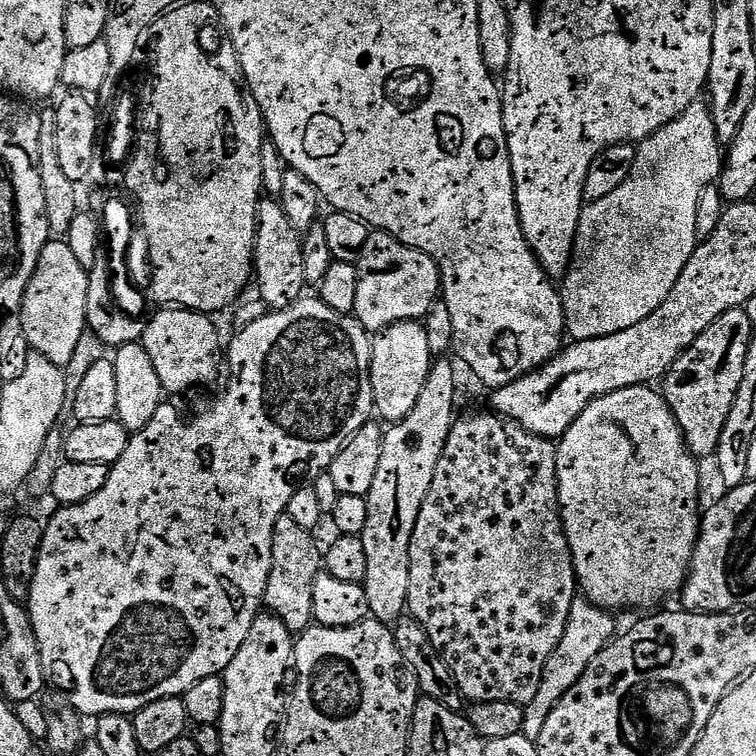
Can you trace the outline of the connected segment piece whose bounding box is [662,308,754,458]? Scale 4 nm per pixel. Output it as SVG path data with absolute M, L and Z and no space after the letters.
M744 308L726 310L715 320L698 339L673 362L667 375L663 377L662 395L670 406L674 418L684 435L686 446L697 458L715 457L718 438L722 438L722 426L726 426L726 417L730 415L730 406L738 398L738 386L742 386L742 370L746 370L746 350L754 338L752 326Z

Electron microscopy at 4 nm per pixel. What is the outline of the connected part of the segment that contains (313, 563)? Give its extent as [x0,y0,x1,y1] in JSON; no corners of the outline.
[264,513,324,634]

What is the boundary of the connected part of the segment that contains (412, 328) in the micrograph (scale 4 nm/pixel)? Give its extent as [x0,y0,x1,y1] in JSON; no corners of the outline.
[371,321,434,424]

